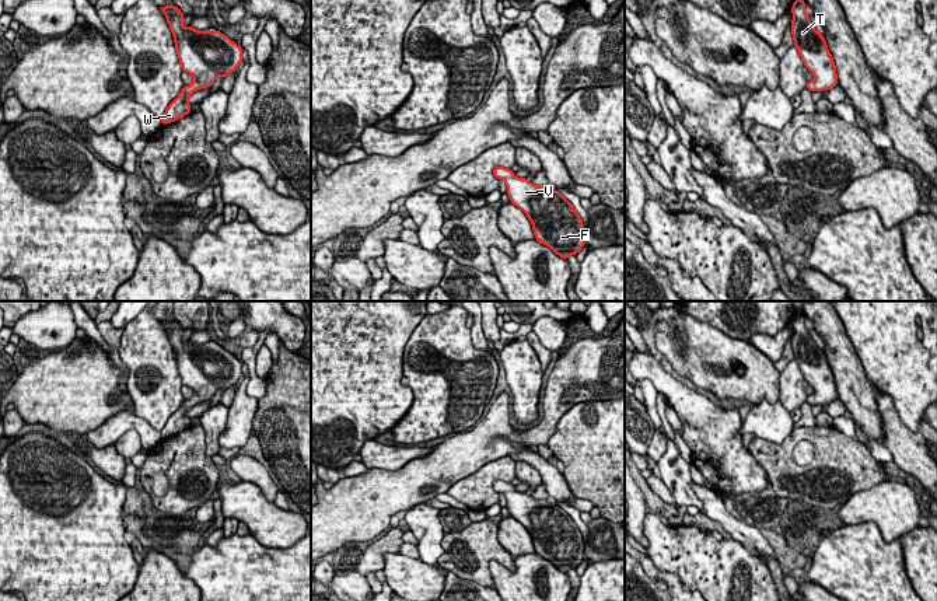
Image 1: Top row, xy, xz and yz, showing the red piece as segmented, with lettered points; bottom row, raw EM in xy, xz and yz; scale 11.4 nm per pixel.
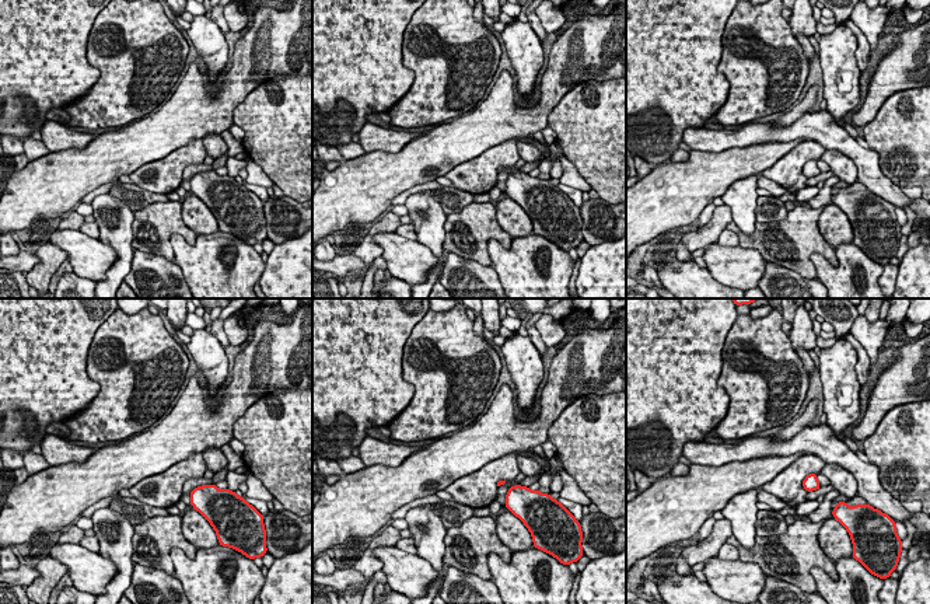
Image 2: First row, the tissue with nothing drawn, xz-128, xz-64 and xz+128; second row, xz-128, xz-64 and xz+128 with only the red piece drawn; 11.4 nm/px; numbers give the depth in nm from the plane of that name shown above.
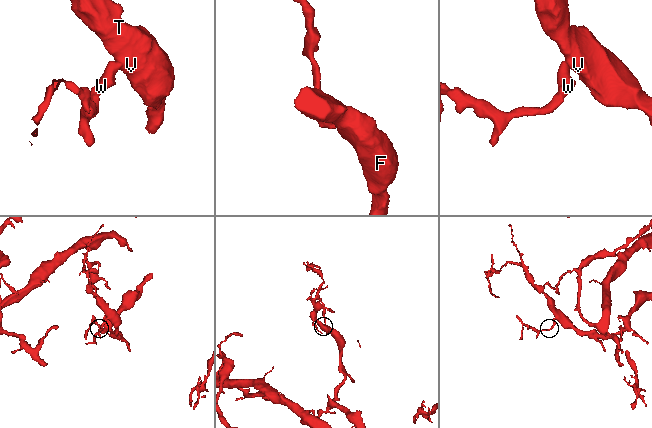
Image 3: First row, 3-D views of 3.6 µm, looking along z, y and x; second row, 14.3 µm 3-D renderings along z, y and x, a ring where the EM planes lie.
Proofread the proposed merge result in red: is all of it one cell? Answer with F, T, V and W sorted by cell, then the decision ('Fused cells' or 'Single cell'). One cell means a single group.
Groups: F T V W. Single cell

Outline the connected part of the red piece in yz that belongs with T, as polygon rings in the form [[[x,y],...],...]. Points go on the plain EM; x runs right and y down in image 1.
[[[796,312],[791,321],[791,349],[794,360],[800,366],[804,380],[814,388],[812,395],[807,395],[807,403],[824,405],[838,399],[835,375],[829,367],[825,350],[818,347],[805,326],[803,312]]]

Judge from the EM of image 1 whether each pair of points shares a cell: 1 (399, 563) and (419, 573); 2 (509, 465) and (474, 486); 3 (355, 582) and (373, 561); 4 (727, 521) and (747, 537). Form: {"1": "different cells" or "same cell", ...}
{"1": "same cell", "2": "same cell", "3": "different cells", "4": "same cell"}

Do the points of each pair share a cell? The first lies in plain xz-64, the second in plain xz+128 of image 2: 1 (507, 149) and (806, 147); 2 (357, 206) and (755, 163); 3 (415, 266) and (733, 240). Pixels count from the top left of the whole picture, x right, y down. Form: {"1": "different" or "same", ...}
{"1": "same", "2": "same", "3": "different"}

